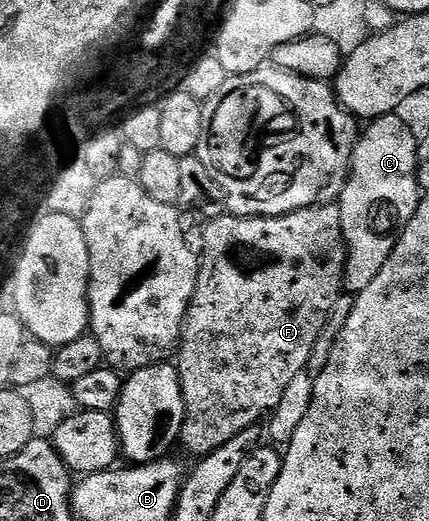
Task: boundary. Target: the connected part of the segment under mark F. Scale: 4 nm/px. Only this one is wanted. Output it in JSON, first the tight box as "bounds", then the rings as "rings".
{"bounds":[175,203,347,457],"rings":[[[320,203],[318,207],[307,207],[305,209],[299,209],[298,211],[292,211],[286,215],[230,215],[228,213],[223,214],[217,218],[210,218],[205,224],[205,252],[202,250],[199,255],[199,262],[201,265],[201,272],[197,278],[197,288],[193,294],[193,300],[189,306],[189,317],[185,321],[185,330],[183,332],[183,338],[179,344],[179,352],[181,356],[175,359],[175,366],[178,371],[181,372],[181,388],[185,393],[185,423],[181,426],[181,438],[179,440],[180,446],[185,446],[191,454],[197,455],[196,457],[204,457],[209,455],[215,449],[219,449],[223,445],[227,445],[227,441],[231,441],[231,437],[235,437],[239,433],[243,433],[243,429],[260,424],[261,418],[268,416],[279,405],[279,401],[283,401],[283,393],[287,389],[287,385],[291,385],[291,381],[295,381],[295,377],[299,377],[308,368],[309,358],[311,353],[315,349],[315,345],[319,341],[319,337],[323,333],[323,329],[329,324],[329,314],[333,311],[333,307],[337,304],[337,298],[343,294],[343,288],[345,287],[345,260],[347,258],[347,252],[345,250],[345,238],[343,237],[343,225],[341,224],[341,208],[337,203]]]}

